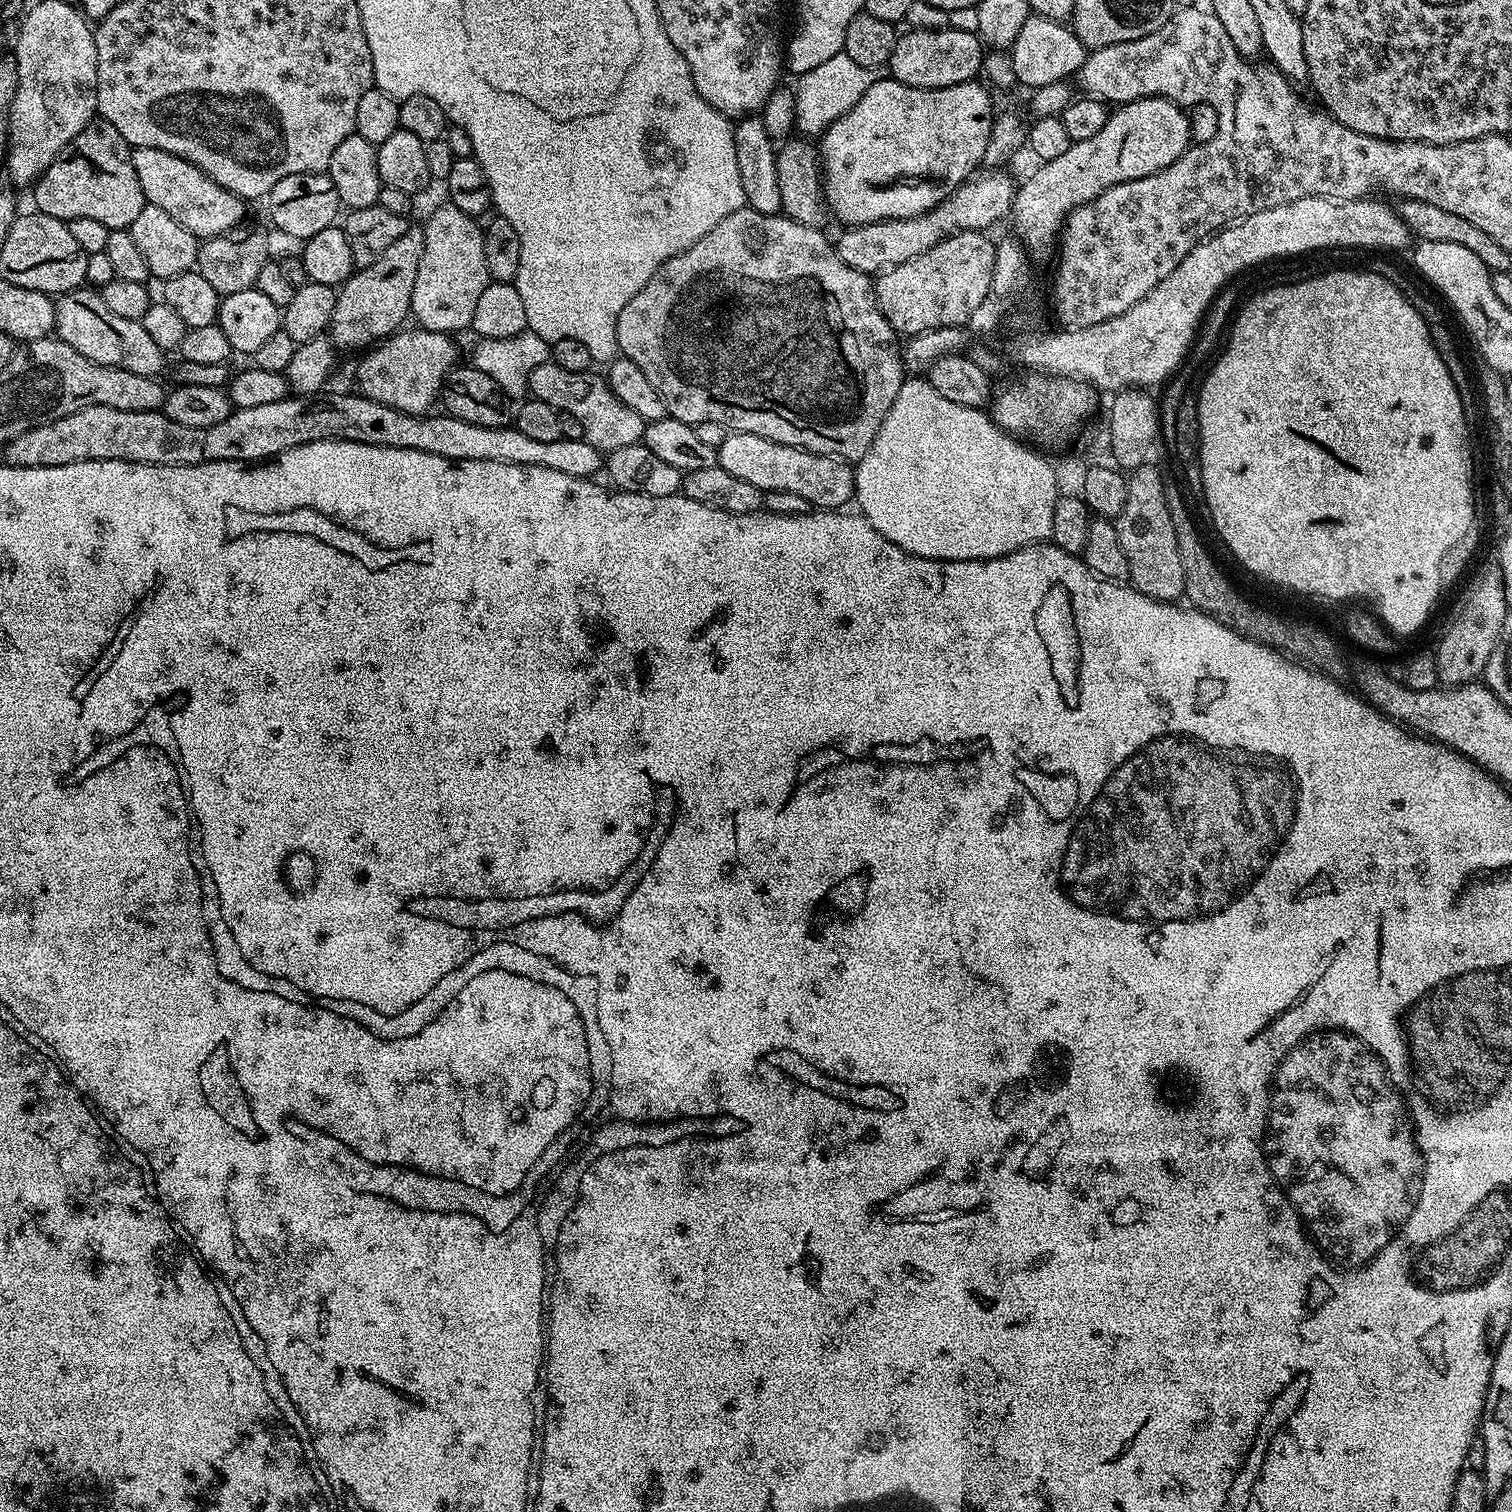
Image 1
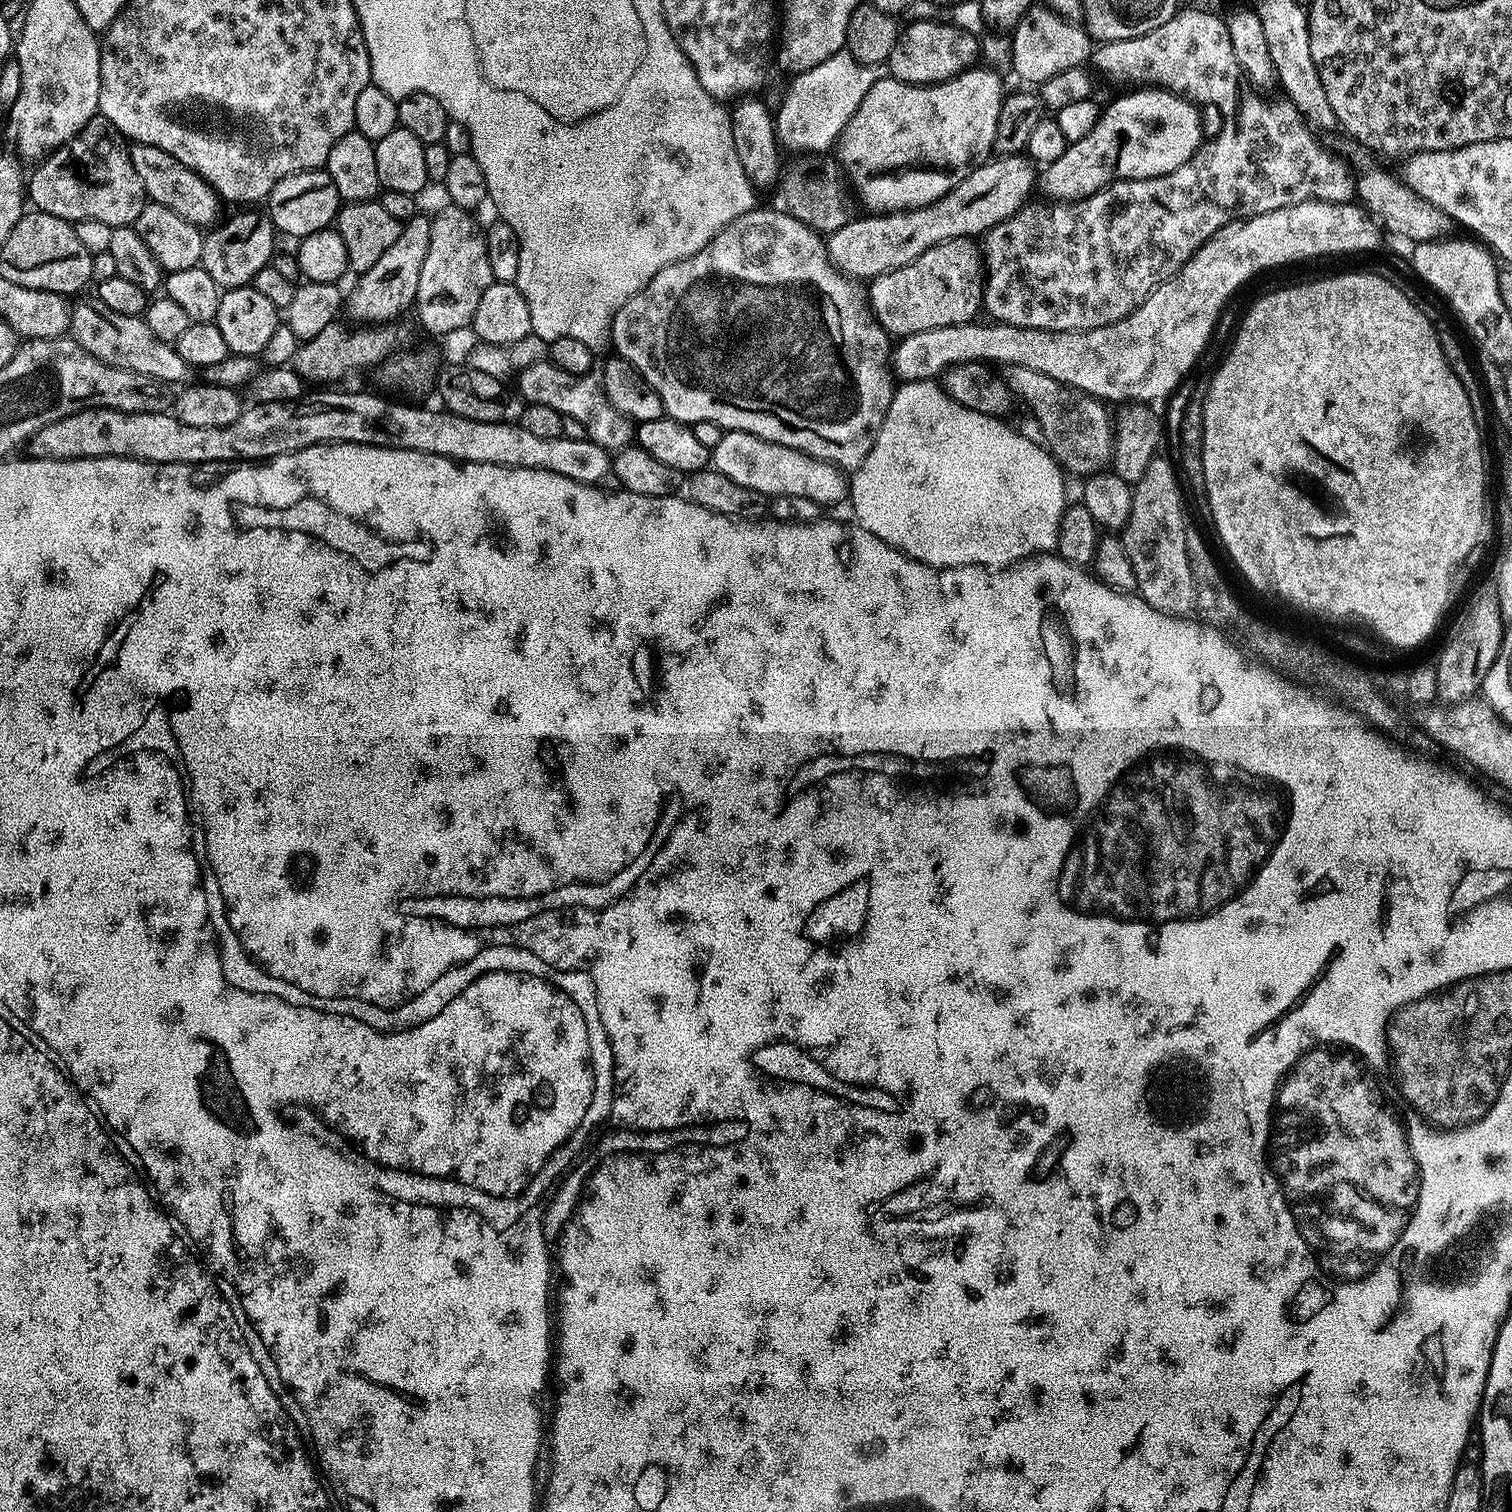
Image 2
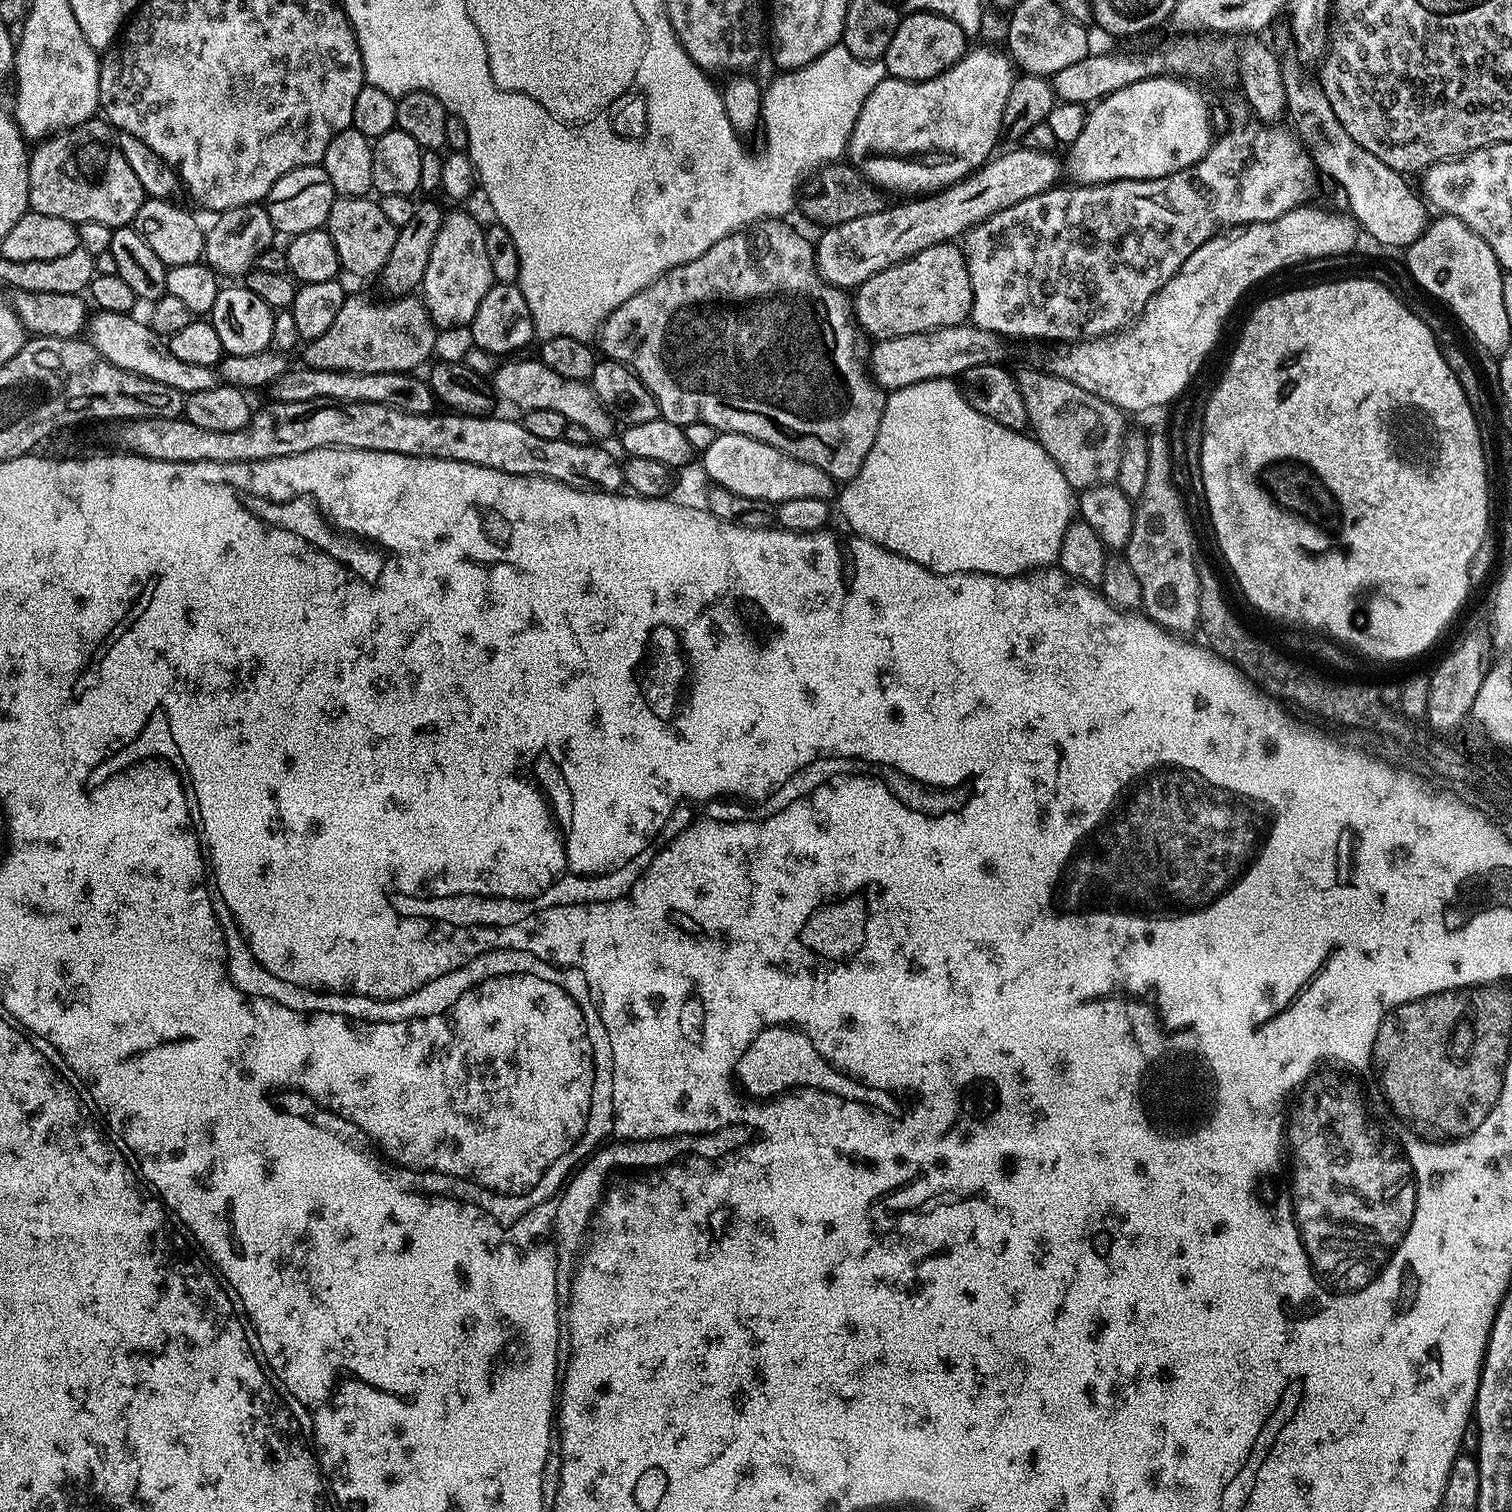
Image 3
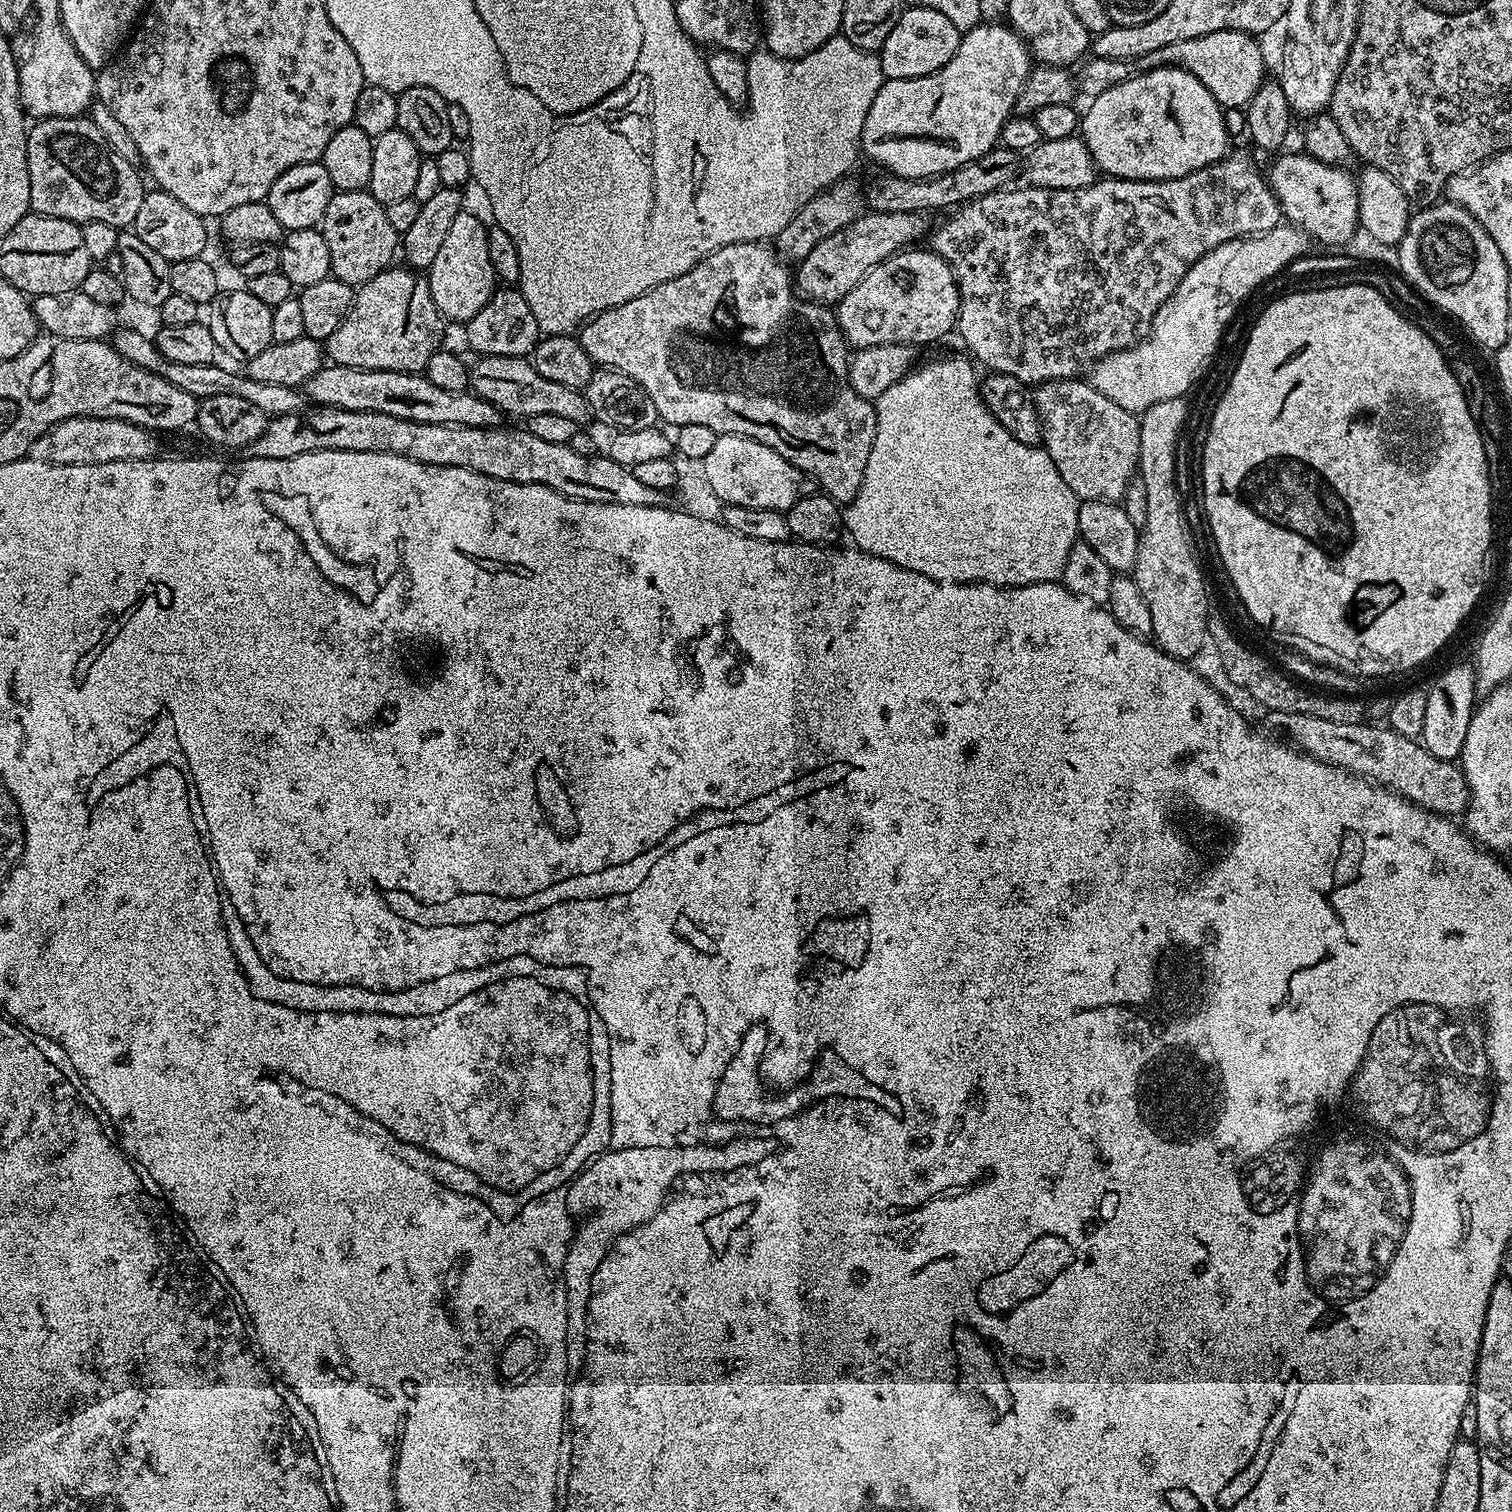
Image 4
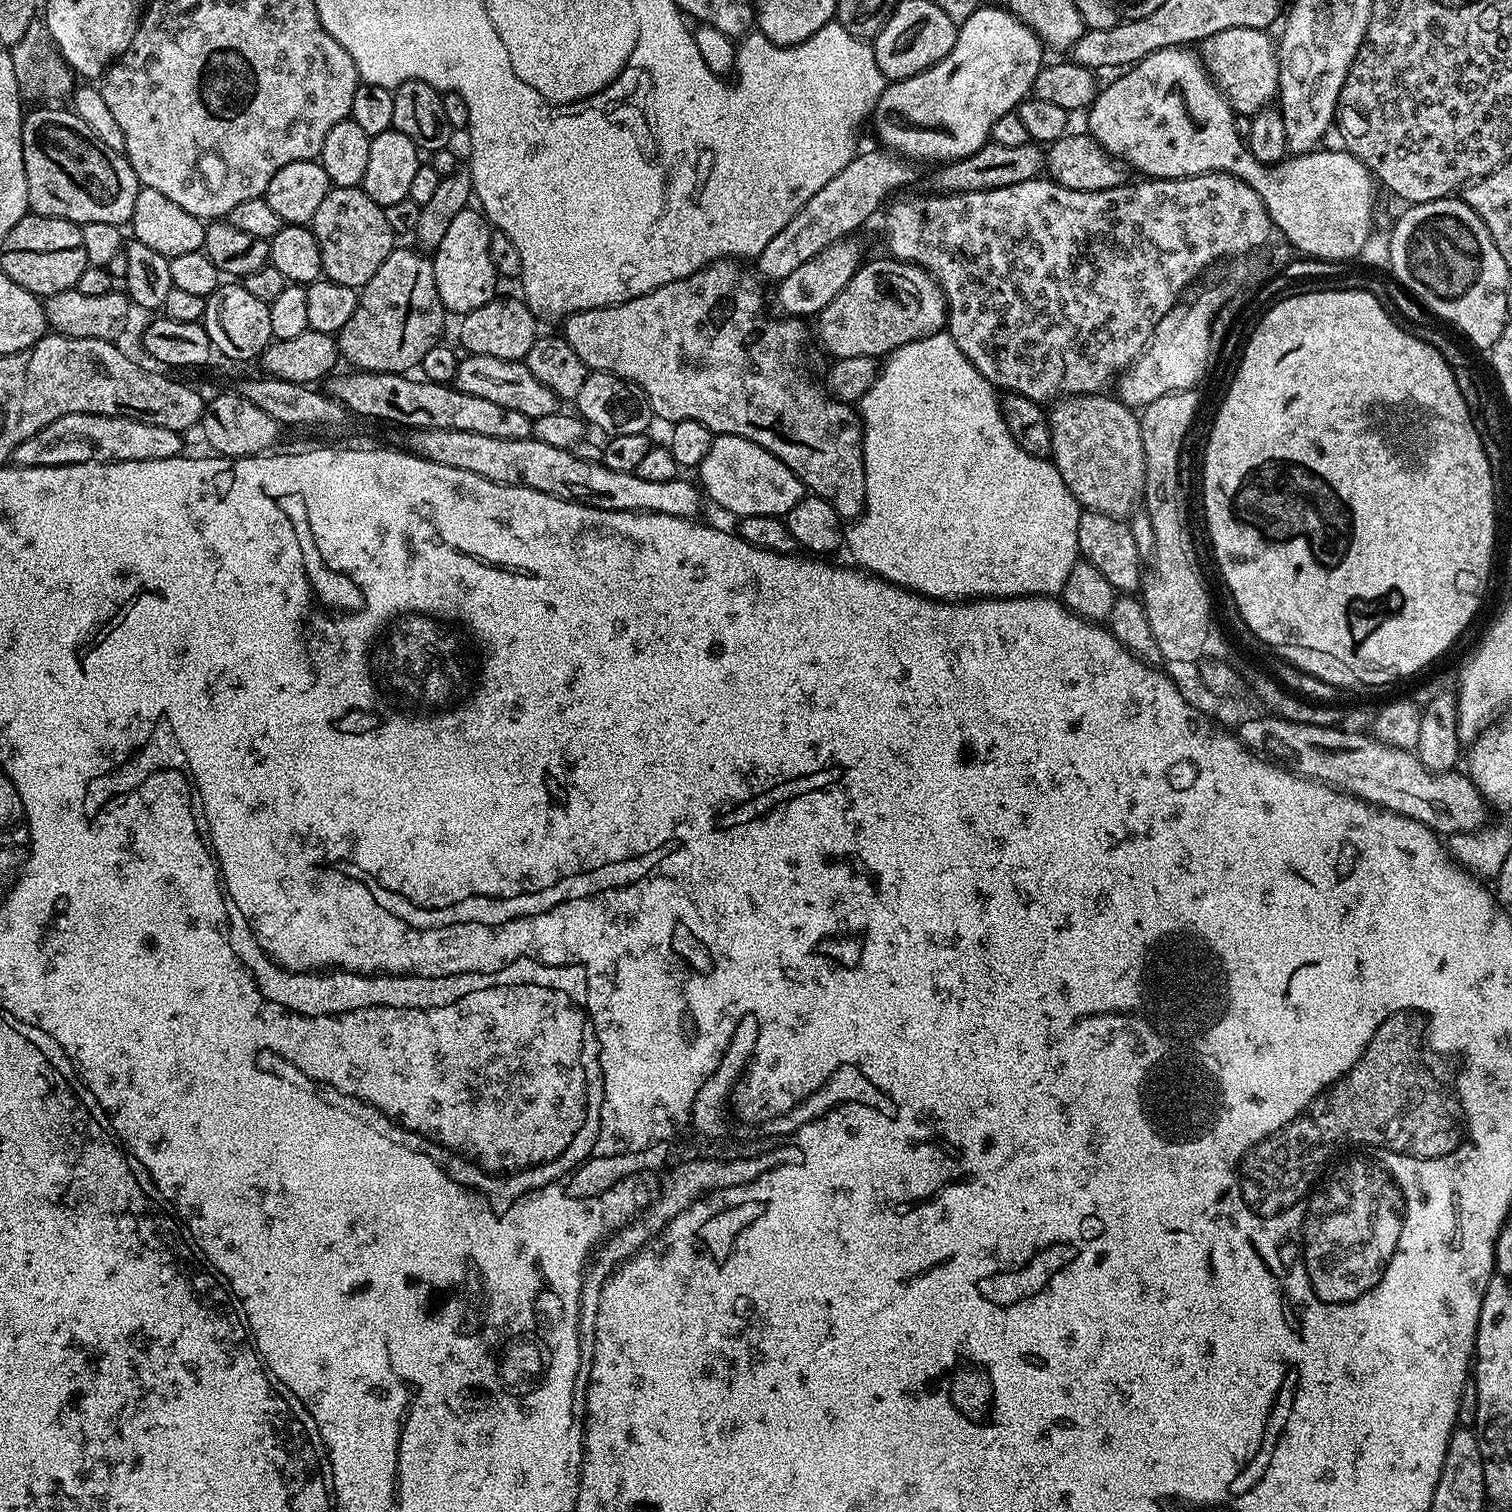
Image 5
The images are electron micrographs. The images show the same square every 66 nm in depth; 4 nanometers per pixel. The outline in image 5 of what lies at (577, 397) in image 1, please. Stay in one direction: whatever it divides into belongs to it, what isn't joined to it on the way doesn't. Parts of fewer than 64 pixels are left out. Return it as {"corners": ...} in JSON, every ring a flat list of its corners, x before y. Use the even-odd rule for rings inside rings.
{"corners":[[486,354,465,355,457,363,454,387,466,394,487,398,489,402,498,402,498,406,518,410,518,414,526,414,532,421,542,418,542,414,559,412,562,408,560,397,546,390,546,386,542,386,542,382,530,374,527,363,519,360,490,358]]}

